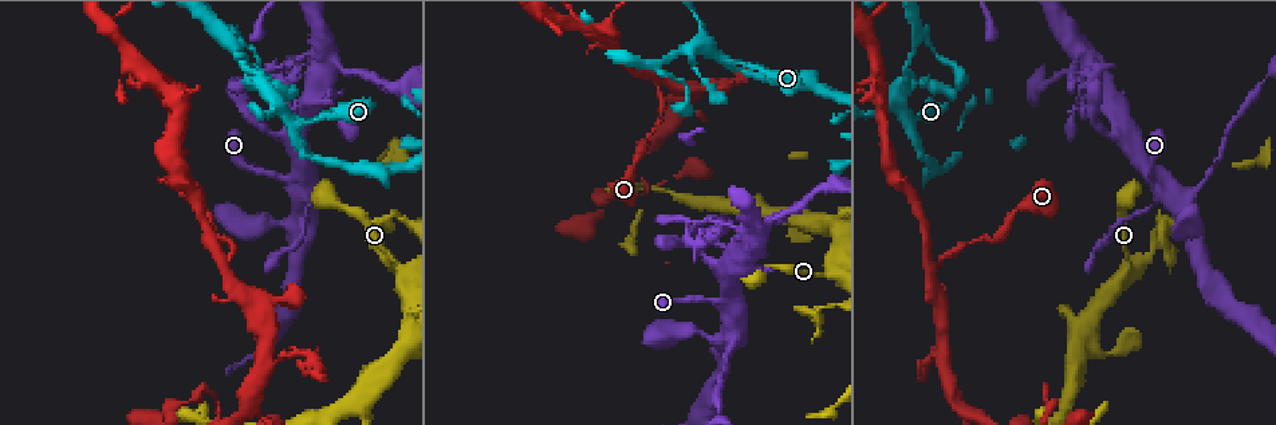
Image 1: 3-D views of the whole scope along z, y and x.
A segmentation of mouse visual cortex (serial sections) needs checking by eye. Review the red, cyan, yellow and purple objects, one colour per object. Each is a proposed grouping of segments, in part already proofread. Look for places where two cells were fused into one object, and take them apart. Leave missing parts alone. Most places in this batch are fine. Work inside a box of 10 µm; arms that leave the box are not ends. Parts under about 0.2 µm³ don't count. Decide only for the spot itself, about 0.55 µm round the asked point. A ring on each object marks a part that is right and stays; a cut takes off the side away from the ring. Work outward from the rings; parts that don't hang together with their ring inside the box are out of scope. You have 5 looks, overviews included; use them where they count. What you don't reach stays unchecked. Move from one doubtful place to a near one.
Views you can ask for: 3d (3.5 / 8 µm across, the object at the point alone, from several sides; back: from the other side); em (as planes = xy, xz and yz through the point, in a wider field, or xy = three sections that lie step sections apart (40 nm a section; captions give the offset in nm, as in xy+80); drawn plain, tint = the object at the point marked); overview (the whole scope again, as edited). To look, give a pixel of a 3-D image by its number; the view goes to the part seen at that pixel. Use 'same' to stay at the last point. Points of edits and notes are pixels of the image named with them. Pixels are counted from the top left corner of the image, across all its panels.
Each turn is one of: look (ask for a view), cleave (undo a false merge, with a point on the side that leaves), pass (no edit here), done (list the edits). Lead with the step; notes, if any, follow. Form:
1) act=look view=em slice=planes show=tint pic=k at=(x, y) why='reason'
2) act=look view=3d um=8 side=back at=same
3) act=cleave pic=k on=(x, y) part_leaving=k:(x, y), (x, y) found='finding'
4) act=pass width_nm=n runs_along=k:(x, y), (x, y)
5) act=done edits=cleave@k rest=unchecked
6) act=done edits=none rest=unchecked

act=look view=3d um=3.5 pic=1 at=(227, 265) why='three arms meet'

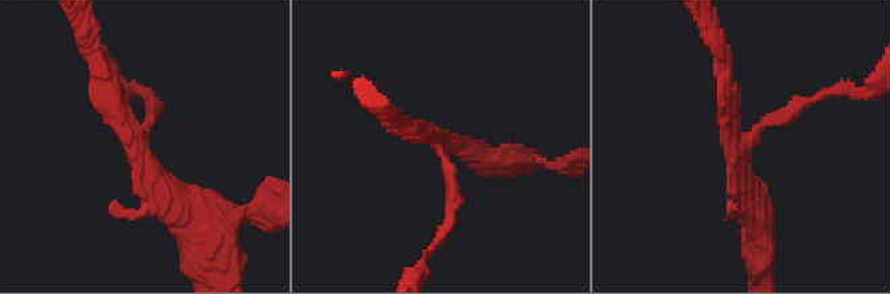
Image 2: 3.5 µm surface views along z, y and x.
act=look view=em slice=xy step=5 show=tint pic=2 at=(438, 143) why='now the EM'

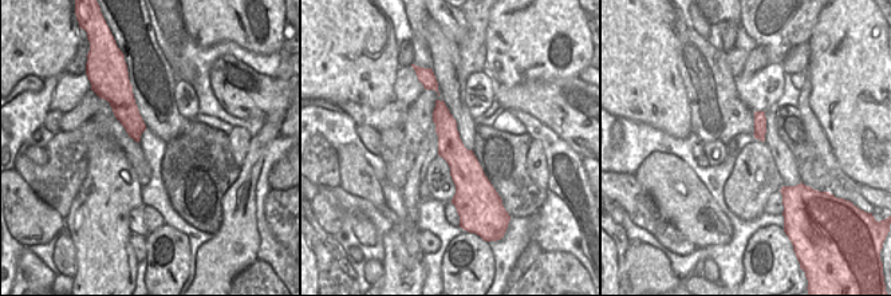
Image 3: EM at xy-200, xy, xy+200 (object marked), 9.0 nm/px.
act=pass width_nm=280 runs_along=2:(451, 214), (438, 138), (401, 128) found='continuous, no second cell'

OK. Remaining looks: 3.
act=look view=em slice=xy step=1 show=tint pic=1 at=(582, 27) why='sharp bend'

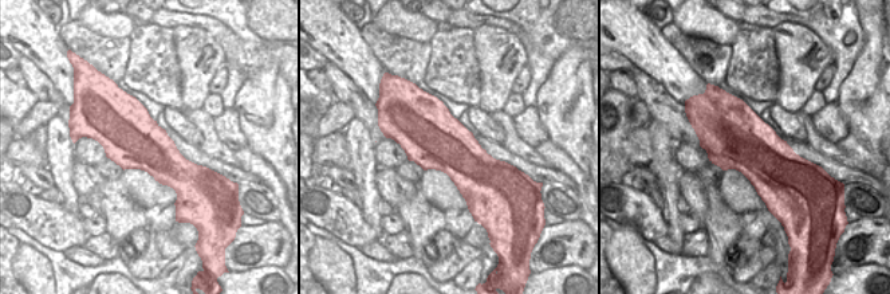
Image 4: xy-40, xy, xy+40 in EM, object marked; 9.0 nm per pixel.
act=look view=3d um=3.5 at=same

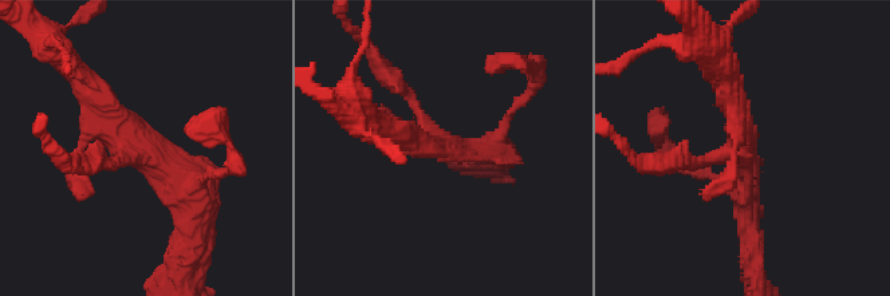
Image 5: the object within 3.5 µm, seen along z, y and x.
act=pass runs_along=5:(193, 220), (193, 198), (82, 79) found='continuous, no second cell'

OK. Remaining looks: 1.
act=done edits=none rest=unchecked

